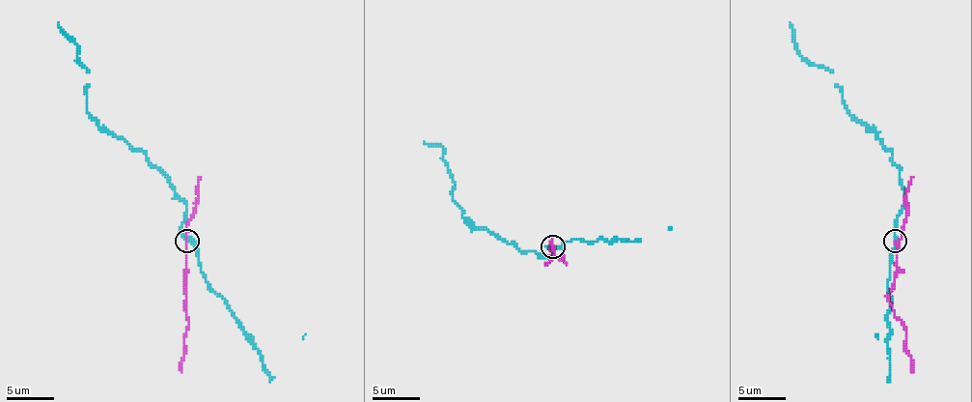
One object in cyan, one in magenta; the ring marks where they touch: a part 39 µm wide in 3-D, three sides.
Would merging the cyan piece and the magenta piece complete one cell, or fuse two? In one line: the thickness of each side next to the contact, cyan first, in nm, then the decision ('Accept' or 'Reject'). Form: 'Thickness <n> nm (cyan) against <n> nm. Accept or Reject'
Thickness 320 nm (cyan) against 170 nm. Reject

